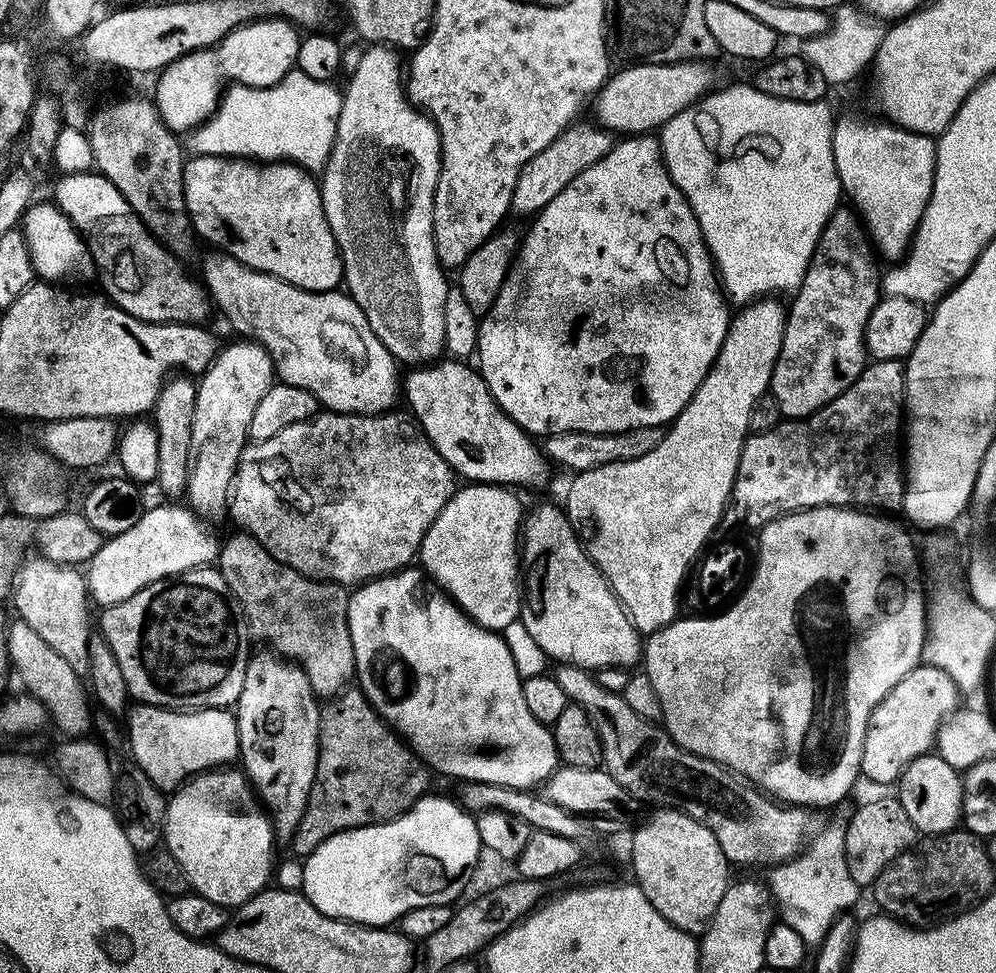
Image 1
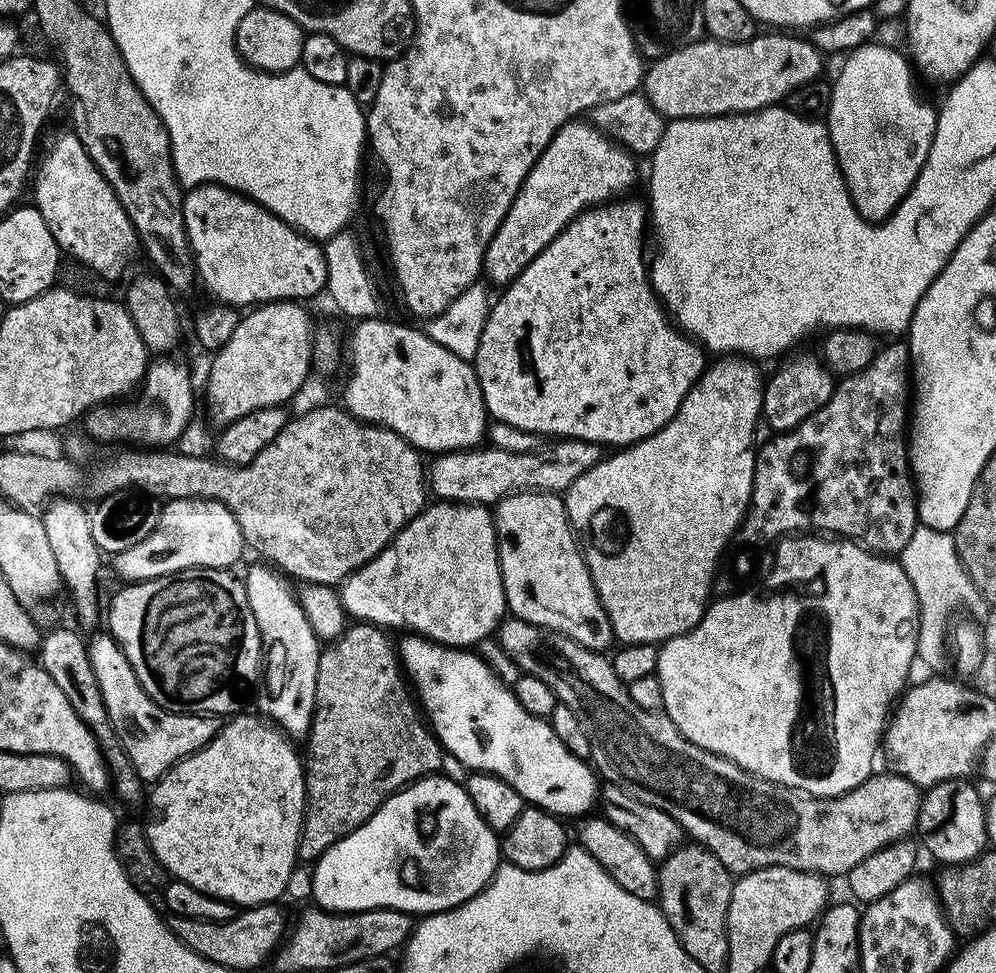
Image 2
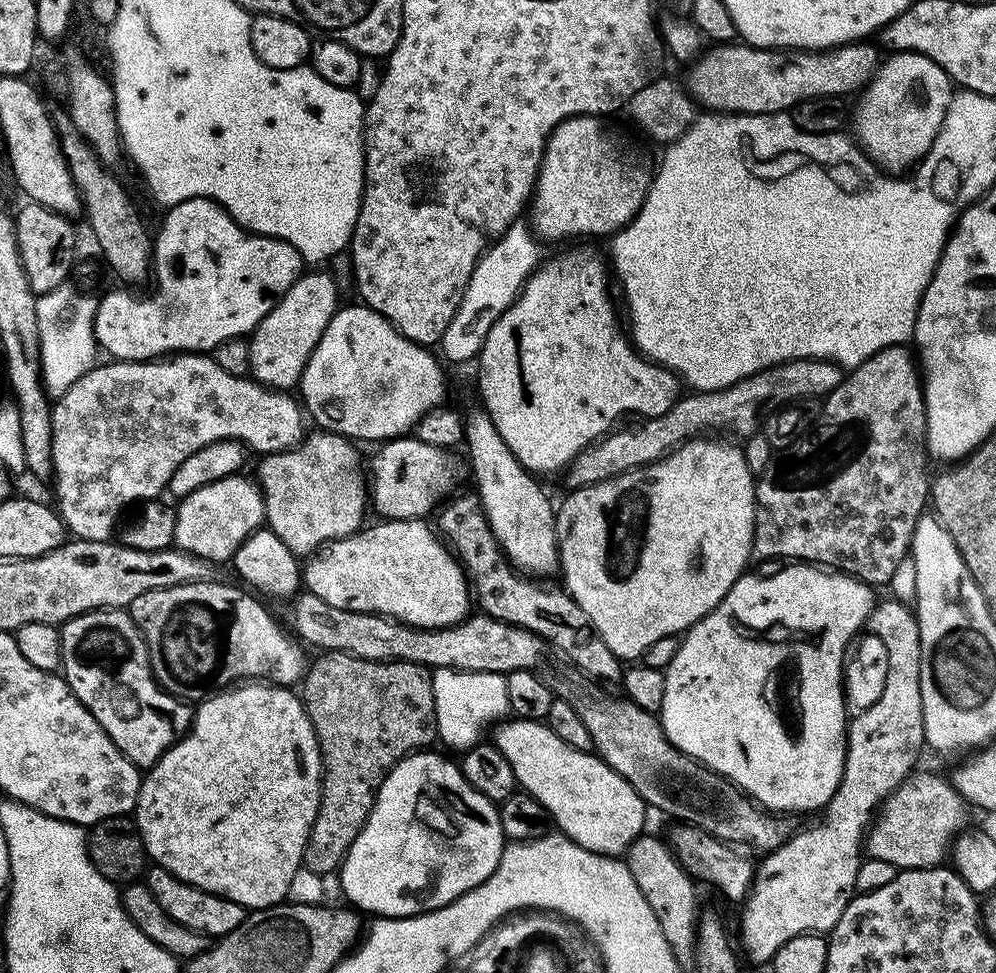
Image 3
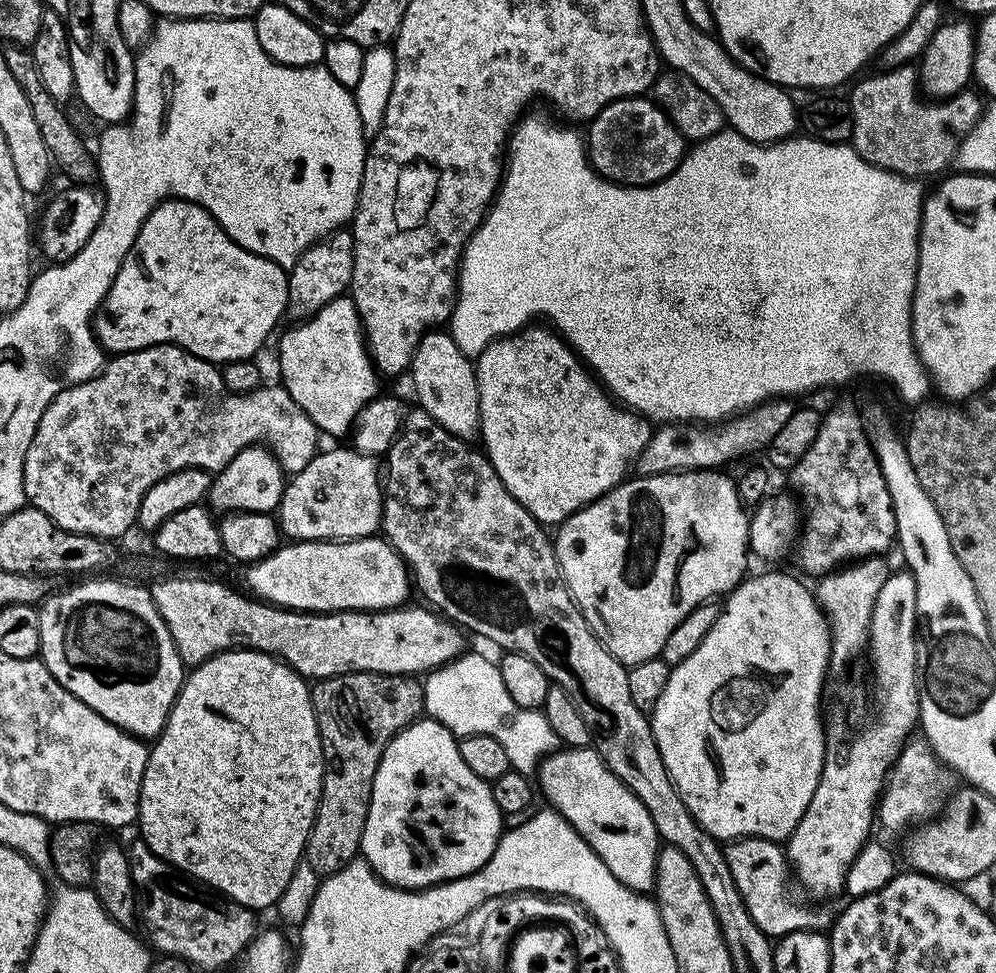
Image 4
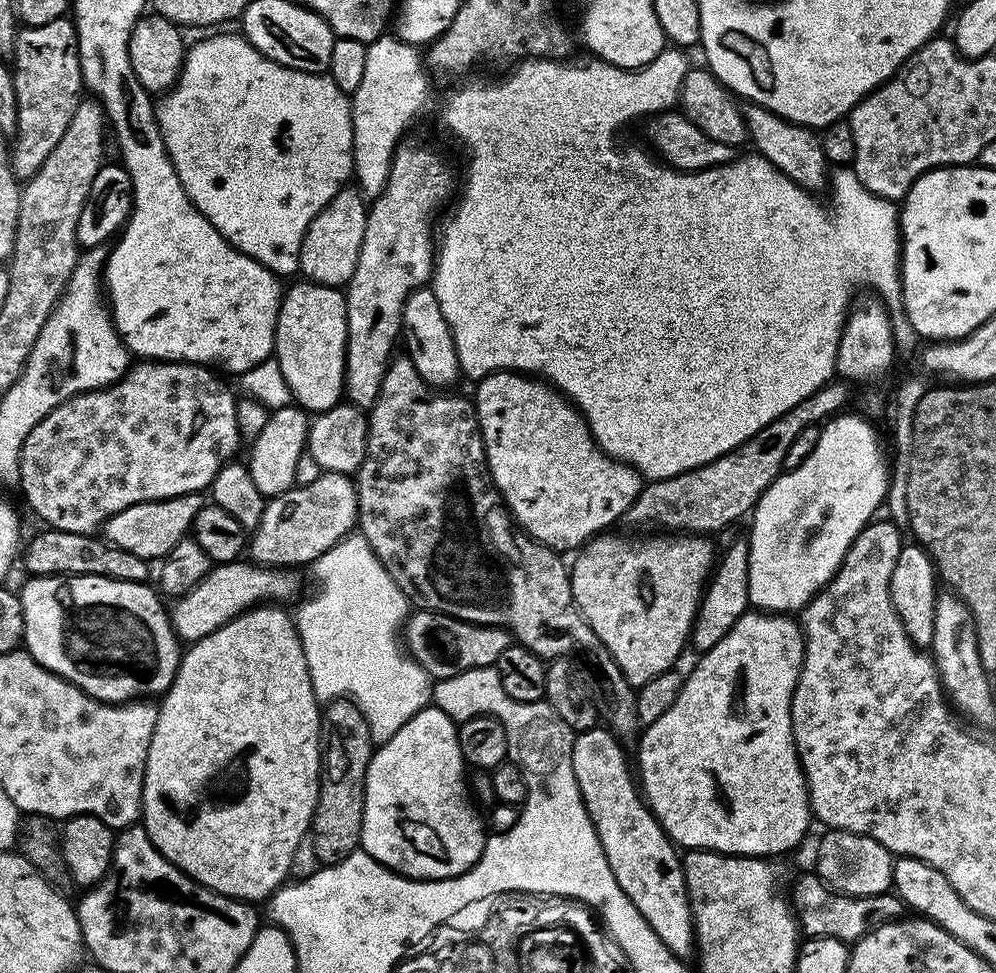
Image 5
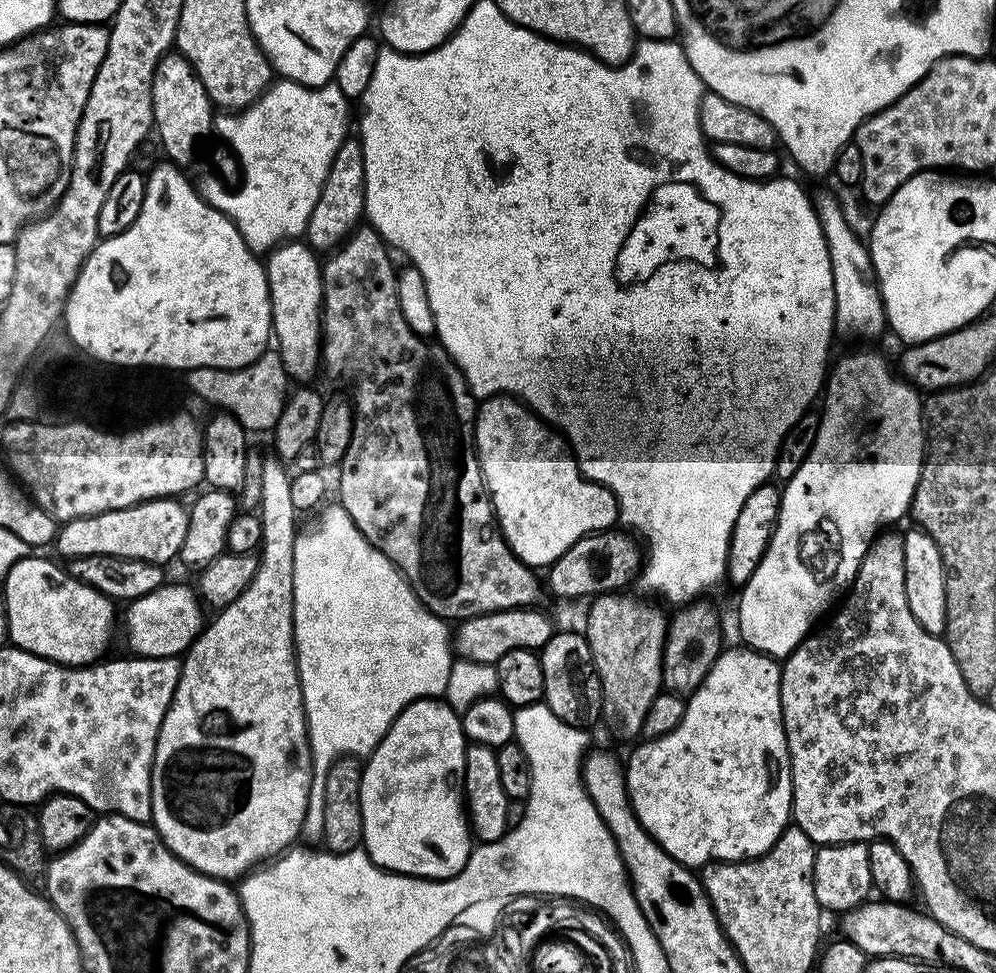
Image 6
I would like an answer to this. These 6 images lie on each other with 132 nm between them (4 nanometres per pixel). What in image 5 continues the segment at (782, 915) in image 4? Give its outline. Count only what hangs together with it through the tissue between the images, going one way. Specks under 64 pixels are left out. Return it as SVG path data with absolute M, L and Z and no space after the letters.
M809 874L804 876L792 888L790 892L790 903L796 913L796 919L805 937L825 936L835 940L845 942L855 942L863 938L867 932L873 928L888 923L889 920L899 920L905 915L906 905L899 896L895 894L885 894L883 896L843 896L841 892L833 892L819 876Z

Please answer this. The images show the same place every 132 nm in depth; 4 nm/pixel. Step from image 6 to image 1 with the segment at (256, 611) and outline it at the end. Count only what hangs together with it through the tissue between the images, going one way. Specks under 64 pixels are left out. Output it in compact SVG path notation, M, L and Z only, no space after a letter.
M221 766L211 772L184 781L183 785L167 797L168 811L164 813L164 834L162 844L176 859L186 874L191 891L210 898L210 902L235 910L269 887L274 876L274 865L278 856L272 853L274 833L267 811L262 810L258 797L252 791L243 771L232 766Z

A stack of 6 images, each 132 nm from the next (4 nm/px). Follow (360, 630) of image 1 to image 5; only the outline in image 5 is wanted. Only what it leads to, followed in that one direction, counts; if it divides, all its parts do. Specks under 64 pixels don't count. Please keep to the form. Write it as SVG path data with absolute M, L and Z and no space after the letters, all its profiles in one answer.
M603 726L579 733L572 747L572 765L582 802L618 886L664 945L676 956L687 957L694 948L694 929L682 856L646 807L619 742Z

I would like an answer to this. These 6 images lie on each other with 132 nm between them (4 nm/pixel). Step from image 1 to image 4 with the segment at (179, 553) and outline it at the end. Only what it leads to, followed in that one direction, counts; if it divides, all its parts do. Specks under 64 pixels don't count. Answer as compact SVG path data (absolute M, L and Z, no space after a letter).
M253 446L244 448L226 467L215 473L212 488L209 490L206 500L220 514L233 512L272 514L280 507L280 499L284 496L285 487L286 473L277 459L276 453L264 446Z

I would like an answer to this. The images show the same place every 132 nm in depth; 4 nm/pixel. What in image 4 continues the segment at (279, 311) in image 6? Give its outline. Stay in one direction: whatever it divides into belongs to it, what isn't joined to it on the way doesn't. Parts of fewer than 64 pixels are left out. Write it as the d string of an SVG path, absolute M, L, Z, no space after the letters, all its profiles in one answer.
M337 298L323 304L301 324L304 325L300 329L290 329L280 340L283 387L288 389L294 402L306 410L321 433L348 436L360 412L378 396L378 372L362 335L360 314L351 299Z

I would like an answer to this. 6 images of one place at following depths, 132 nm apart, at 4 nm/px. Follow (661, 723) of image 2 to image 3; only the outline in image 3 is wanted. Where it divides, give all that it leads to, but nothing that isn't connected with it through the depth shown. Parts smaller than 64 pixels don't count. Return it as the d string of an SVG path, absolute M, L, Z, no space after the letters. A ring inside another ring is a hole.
M307 590L297 591L289 604L292 605L288 608L287 627L305 645L313 644L320 648L316 650L348 652L363 660L406 660L422 664L429 670L450 668L461 672L501 674L519 668L530 670L541 676L559 699L570 702L570 706L578 710L578 718L582 718L582 722L586 722L586 730L590 730L595 755L606 761L619 776L626 778L626 782L630 782L630 786L634 786L636 793L644 799L645 805L652 807L653 804L658 811L676 816L672 818L677 821L695 824L725 844L753 848L759 854L773 852L794 834L787 815L773 814L761 808L732 781L718 778L711 768L704 767L700 761L675 748L665 738L664 728L653 713L642 710L633 700L604 692L603 683L574 670L571 663L563 659L552 661L553 653L546 647L544 639L530 630L519 628L517 624L472 614L448 628L416 628L391 616L330 606L330 602ZM913 771L895 792L883 800L866 835L866 852L871 859L890 862L897 870L935 868L949 855L959 829L968 820L969 809L951 779L932 772Z

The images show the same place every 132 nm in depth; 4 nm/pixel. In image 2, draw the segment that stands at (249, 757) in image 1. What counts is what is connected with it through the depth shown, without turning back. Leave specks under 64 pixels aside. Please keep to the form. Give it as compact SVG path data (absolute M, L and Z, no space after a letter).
M264 562L256 563L260 564L254 565L242 576L246 598L250 602L254 622L258 622L260 643L264 647L260 693L258 688L254 696L255 711L265 721L279 728L285 736L300 742L312 730L322 641L314 634L297 593L294 588L292 592L291 586L287 584L289 581L275 567Z

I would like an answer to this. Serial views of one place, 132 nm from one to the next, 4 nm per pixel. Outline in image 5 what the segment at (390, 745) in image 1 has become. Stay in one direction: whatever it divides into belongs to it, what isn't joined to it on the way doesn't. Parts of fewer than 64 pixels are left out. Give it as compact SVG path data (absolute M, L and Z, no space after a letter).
M348 698L331 701L322 712L320 793L310 829L314 854L318 854L321 865L341 864L351 852L361 847L366 774L373 751L372 735L359 706Z

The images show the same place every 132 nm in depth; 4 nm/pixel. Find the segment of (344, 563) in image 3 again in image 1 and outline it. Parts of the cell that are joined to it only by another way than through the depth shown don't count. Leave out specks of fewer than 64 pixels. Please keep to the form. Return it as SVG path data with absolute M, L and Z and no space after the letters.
M475 482L464 487L453 494L442 514L438 514L430 530L426 530L420 543L418 564L475 624L489 628L492 632L503 633L504 628L517 620L520 614L522 585L518 549L522 543L526 508L520 505L519 498L512 493L515 491L507 487Z

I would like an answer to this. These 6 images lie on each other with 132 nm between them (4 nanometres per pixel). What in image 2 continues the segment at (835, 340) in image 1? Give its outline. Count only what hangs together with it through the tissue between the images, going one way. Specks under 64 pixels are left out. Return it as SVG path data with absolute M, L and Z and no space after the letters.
M819 355L791 356L787 357L789 360L772 377L770 375L767 377L764 386L762 416L776 434L797 428L802 421L810 418L810 414L826 406L826 402L830 402L832 391L837 385L832 369Z

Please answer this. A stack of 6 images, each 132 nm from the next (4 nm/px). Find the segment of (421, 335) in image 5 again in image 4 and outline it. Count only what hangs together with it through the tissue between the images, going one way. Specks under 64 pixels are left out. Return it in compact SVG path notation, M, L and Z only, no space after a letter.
M429 330L412 355L410 377L425 413L446 431L461 438L472 438L480 427L480 391L476 385L473 361L454 342L451 331Z

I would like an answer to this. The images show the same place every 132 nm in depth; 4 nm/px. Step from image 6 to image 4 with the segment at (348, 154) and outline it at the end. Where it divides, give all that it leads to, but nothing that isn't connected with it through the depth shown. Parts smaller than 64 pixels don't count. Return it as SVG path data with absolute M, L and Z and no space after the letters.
M337 230L307 248L287 273L287 311L292 311L294 315L300 316L299 318L307 317L319 310L323 304L343 297L349 291L351 283L352 233L348 230Z

